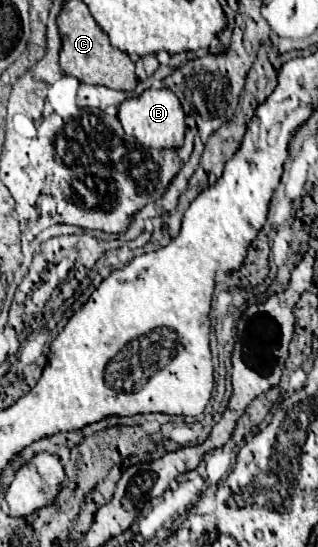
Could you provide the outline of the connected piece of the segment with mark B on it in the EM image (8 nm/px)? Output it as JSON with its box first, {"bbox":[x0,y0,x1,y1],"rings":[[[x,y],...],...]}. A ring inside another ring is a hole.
{"bbox":[118,88,184,148],"rings":[[[148,88],[136,98],[126,98],[118,106],[118,118],[124,126],[124,132],[148,148],[178,148],[178,144],[184,140],[184,110],[176,94],[168,88]]]}

